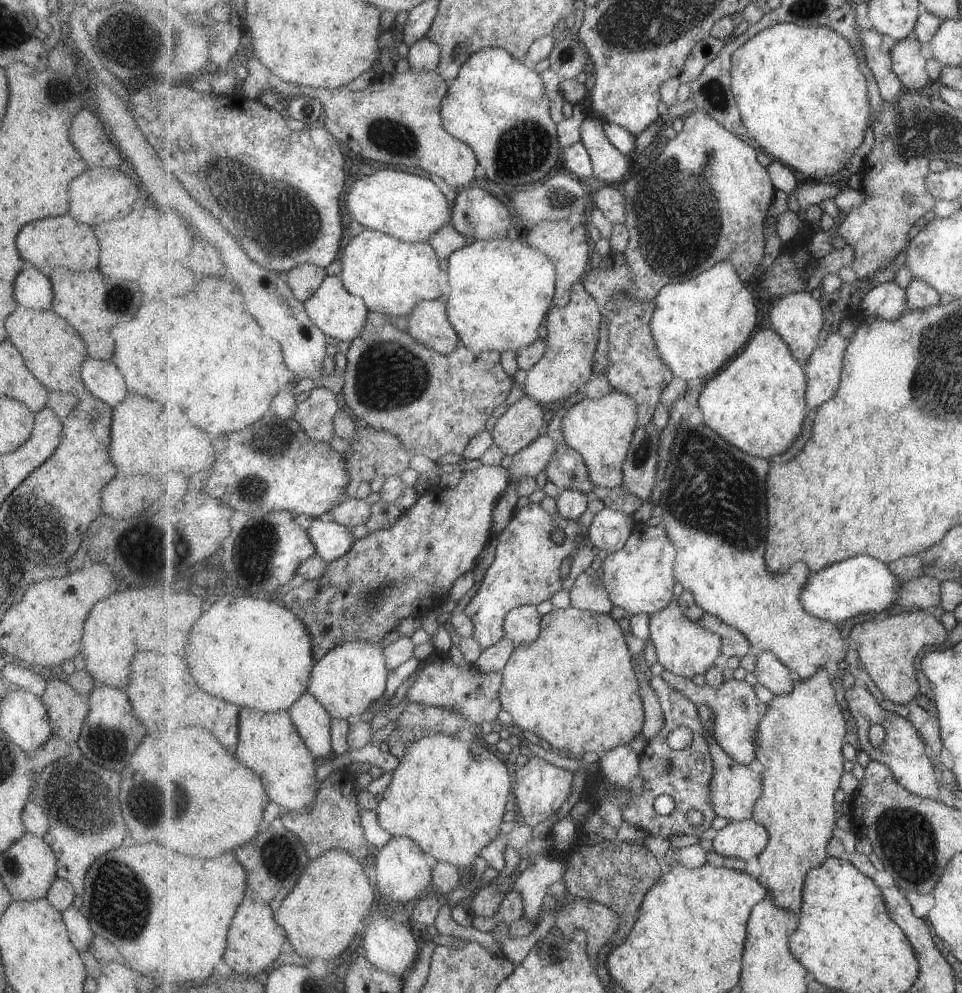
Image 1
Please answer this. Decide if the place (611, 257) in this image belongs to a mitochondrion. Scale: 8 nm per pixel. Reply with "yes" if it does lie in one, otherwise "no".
no

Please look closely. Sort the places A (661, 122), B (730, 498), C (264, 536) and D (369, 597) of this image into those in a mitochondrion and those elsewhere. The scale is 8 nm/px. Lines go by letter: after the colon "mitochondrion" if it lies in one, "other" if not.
A: other
B: mitochondrion
C: mitochondrion
D: mitochondrion

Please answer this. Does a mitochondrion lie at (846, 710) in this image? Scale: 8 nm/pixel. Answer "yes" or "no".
no

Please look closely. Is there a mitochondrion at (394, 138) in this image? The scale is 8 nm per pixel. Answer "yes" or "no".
yes

